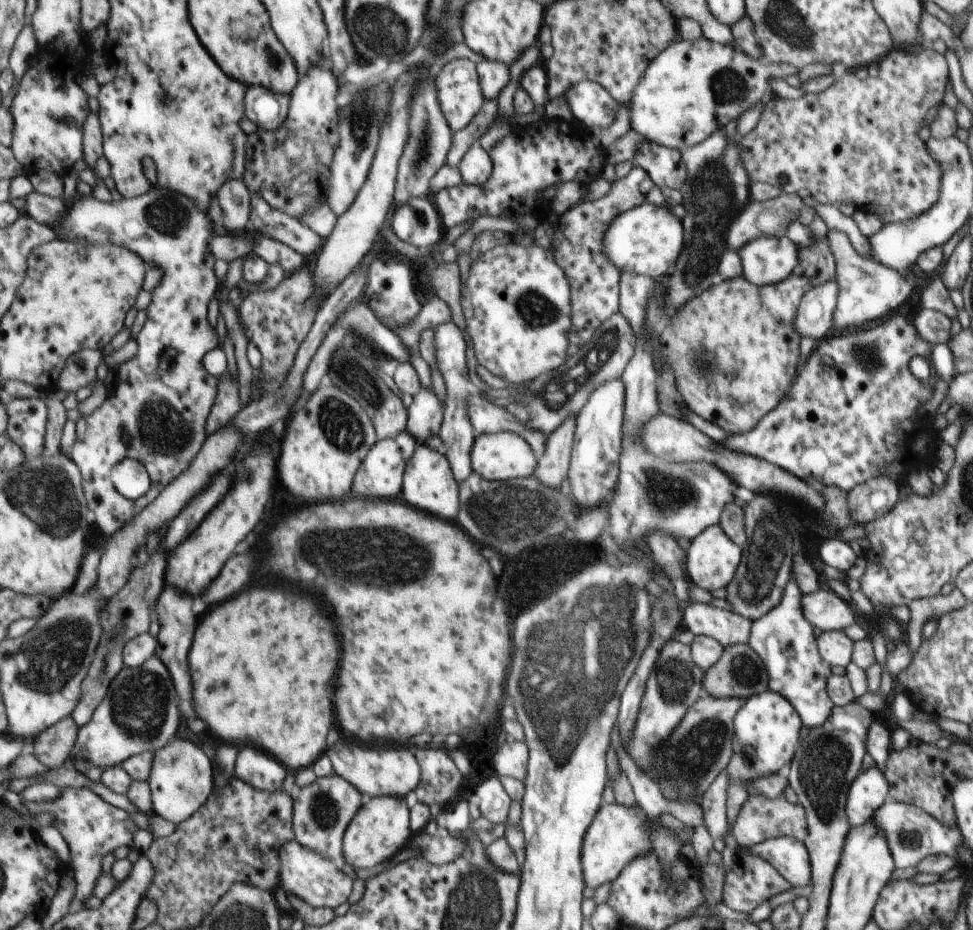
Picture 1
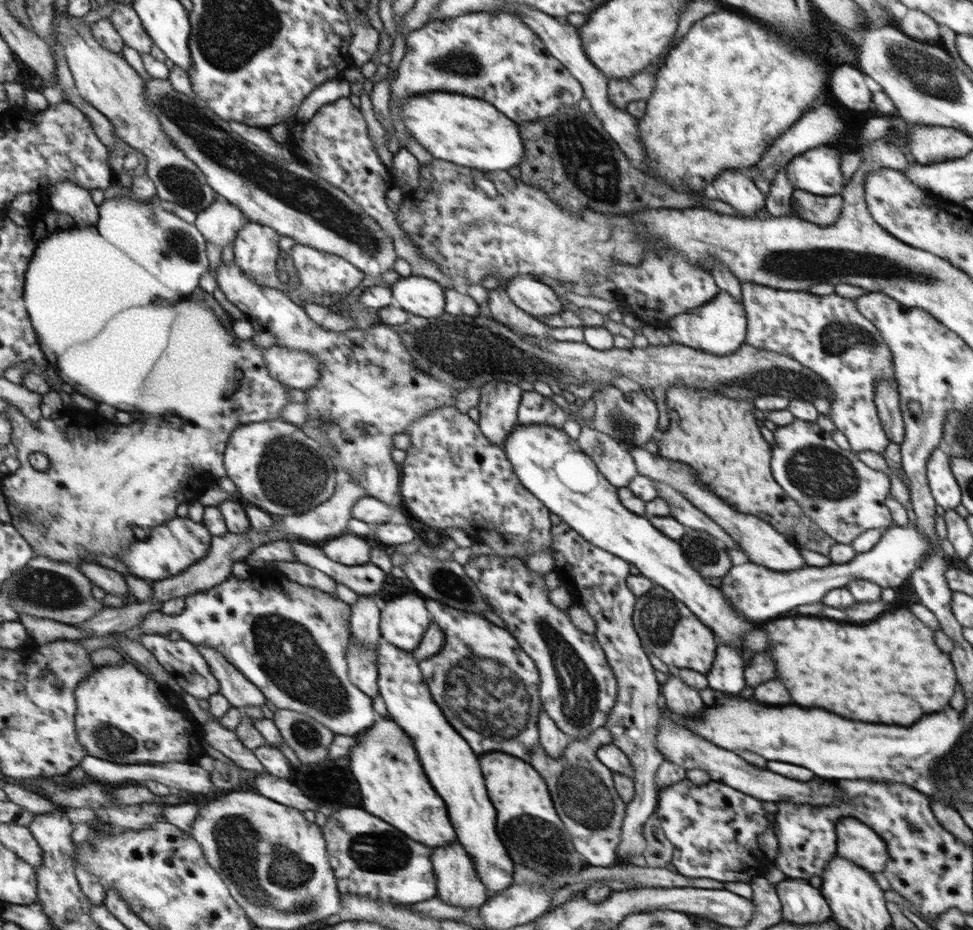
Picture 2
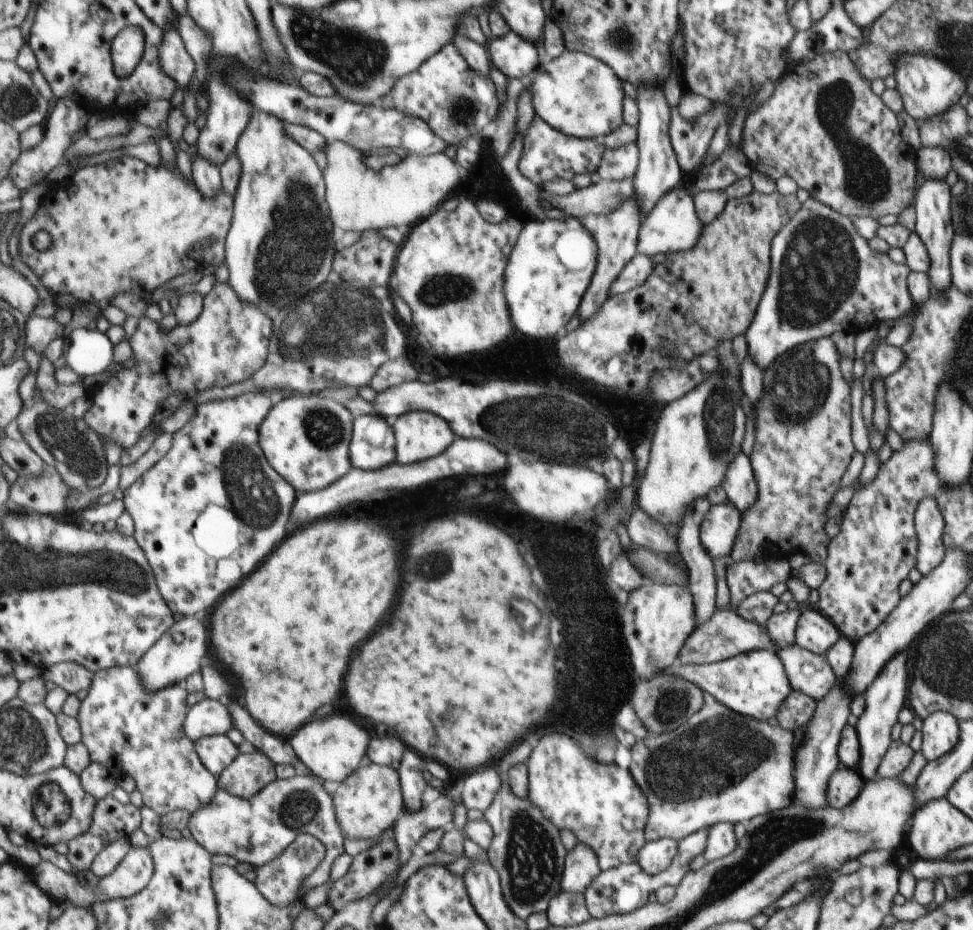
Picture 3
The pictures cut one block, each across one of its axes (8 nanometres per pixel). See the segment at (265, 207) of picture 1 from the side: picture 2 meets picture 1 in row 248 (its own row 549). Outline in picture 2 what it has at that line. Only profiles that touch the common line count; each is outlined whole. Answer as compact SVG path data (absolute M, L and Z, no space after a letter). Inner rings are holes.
M294 542L294 548L298 562L328 573L358 595L375 593L382 588L382 584L386 580L386 572L374 564L347 566L330 559L323 548L314 548L314 546L299 542Z

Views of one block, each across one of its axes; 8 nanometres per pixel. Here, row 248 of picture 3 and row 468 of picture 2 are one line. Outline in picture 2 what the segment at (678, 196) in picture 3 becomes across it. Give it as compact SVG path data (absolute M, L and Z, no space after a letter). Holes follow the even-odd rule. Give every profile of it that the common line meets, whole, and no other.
M644 444L628 450L628 452L634 457L640 475L666 483L675 491L680 492L690 504L708 515L713 522L716 522L732 537L732 541L746 554L749 562L779 572L798 571L807 567L806 560L802 558L798 545L793 545L774 526L766 524L766 521L747 513L740 513L729 502L724 501L719 494L716 494L710 485L702 484L702 480L698 482L698 472L695 472L691 465L677 460L668 460L667 457L660 456L659 453L651 454L645 449Z

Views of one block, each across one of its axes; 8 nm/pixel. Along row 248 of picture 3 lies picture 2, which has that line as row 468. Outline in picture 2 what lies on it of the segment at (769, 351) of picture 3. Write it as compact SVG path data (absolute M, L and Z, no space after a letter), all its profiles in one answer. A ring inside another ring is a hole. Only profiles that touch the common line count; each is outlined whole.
M794 419L788 426L778 427L774 432L771 454L771 473L775 481L784 489L784 493L803 506L804 514L812 518L828 537L834 537L837 543L851 544L866 531L886 530L893 522L891 510L887 508L890 495L890 477L888 474L868 467L861 455L851 448L843 451L817 421L808 422Z

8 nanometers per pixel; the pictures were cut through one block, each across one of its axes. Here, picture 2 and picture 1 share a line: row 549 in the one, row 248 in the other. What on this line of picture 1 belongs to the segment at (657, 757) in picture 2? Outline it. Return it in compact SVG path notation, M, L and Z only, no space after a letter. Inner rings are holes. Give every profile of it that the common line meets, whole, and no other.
M635 165L622 180L611 183L611 190L600 200L586 201L558 216L553 227L555 234L552 250L558 264L567 274L573 295L572 328L569 333L571 348L569 356L578 354L580 348L594 336L596 329L619 311L621 272L604 256L604 234L610 222L632 208L646 202L647 193L655 186L644 168Z

